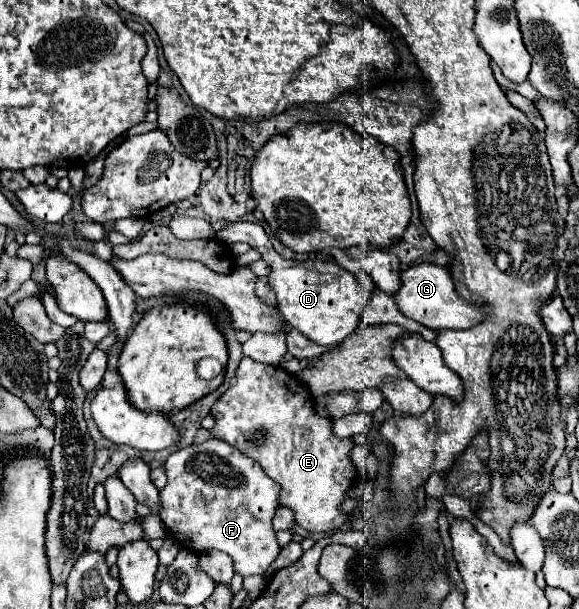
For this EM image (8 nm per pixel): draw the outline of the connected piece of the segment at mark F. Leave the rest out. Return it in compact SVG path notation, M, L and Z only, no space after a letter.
M209 439L201 445L189 445L171 453L165 461L165 469L169 481L167 487L159 491L159 517L163 519L167 531L175 537L175 541L195 553L201 553L205 549L219 549L229 553L235 561L235 571L243 577L263 575L281 551L275 529L271 525L275 509L279 507L279 483L271 481L257 461L251 461L247 455L239 453L235 447L219 439Z

